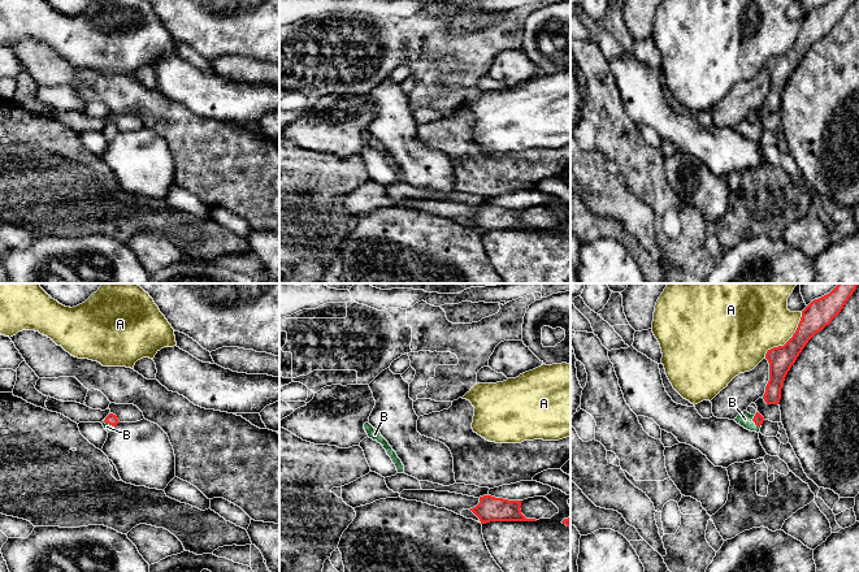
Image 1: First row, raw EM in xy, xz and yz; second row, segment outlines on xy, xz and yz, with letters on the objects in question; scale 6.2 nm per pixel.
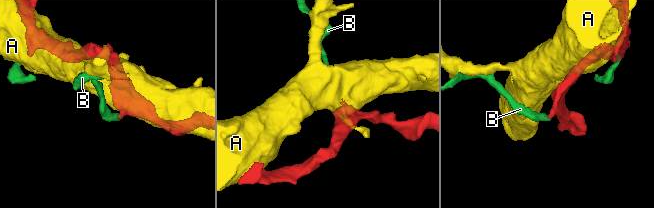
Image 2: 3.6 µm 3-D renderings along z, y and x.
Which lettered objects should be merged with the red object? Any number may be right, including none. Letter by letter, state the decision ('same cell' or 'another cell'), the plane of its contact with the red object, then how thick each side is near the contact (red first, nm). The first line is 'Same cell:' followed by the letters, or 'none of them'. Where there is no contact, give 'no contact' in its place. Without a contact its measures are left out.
Same cell: B
A: another cell; meets red in yz; 170 nm thick on the red side, 380 nm on the other
B: same cell; meets red in yz; 70 nm thick on the red side, 90 nm on the other

